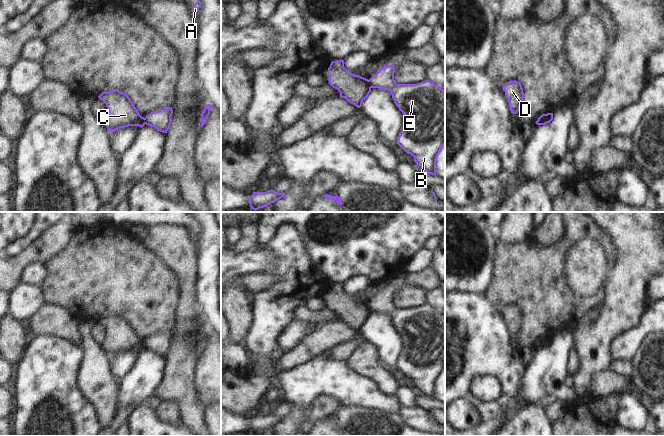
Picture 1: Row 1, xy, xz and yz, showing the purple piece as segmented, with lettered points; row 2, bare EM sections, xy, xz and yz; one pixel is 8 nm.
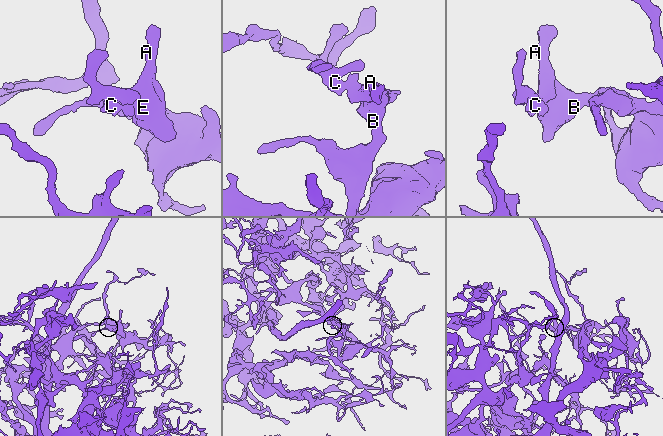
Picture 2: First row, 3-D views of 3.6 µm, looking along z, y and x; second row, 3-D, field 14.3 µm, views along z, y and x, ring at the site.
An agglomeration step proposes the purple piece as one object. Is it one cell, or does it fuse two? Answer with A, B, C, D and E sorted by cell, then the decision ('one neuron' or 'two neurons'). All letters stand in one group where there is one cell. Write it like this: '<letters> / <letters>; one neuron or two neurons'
A B E / C D; two neurons

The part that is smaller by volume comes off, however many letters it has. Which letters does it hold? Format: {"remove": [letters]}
{"remove": ["C", "D"]}

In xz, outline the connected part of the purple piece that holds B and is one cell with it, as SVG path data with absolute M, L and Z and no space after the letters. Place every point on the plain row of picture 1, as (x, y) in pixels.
M391 288L368 305L371 312L389 314L404 339L404 351L397 368L414 381L424 396L436 399L436 383L445 369L445 315L429 304L397 308Z

